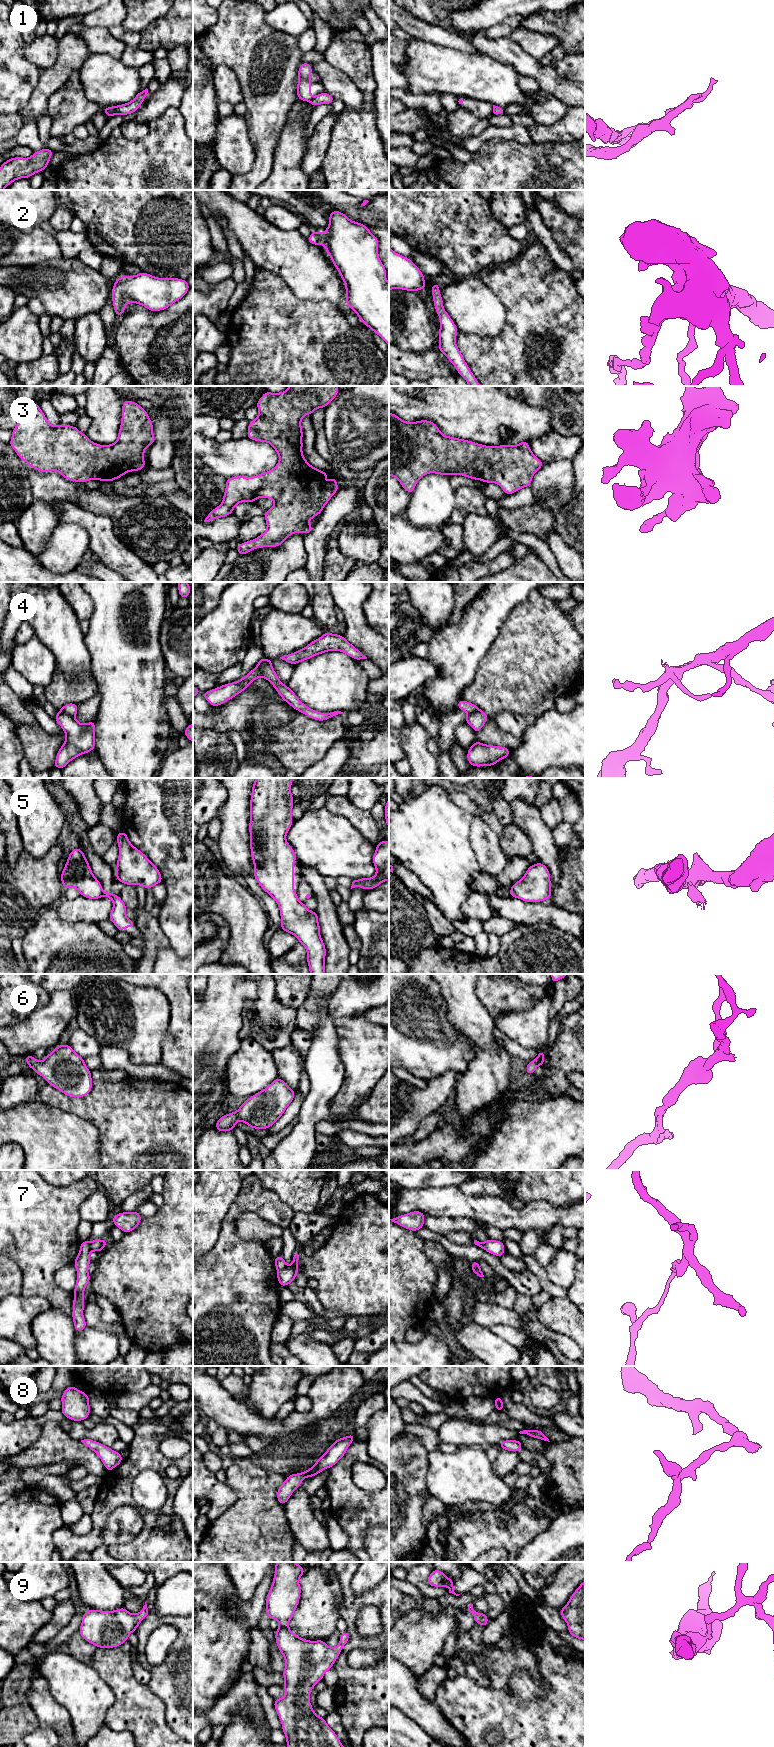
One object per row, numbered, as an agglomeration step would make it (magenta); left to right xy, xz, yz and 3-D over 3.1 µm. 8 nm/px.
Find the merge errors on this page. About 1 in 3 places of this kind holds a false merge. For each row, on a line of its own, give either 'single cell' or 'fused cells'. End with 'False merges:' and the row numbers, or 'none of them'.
1: fused cells
2: single cell
3: single cell
4: fused cells
5: fused cells
6: single cell
7: fused cells
8: single cell
9: single cell
False merges: 1, 4, 5, 7

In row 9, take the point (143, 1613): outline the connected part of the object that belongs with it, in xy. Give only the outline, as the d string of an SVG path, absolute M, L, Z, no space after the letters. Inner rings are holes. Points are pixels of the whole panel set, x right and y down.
M146 1602L138 1614L128 1612L125 1607L114 1611L89 1609L82 1615L78 1632L97 1648L114 1648L126 1642L147 1615Z

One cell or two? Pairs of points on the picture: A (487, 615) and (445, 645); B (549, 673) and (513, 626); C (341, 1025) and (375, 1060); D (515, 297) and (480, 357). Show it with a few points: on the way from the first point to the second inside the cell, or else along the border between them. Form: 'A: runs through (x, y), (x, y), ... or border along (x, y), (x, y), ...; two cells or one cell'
A: runs through (477, 625), (455, 645); one cell
B: runs through (537, 661), (537, 650), (525, 638); one cell
C: runs through (350, 1034), (367, 1051); one cell
D: runs through (515, 313), (515, 327), (496, 346); one cell

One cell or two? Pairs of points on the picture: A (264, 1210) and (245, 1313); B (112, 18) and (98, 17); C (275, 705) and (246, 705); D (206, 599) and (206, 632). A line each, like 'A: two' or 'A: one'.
A: one
B: one
C: one
D: two

